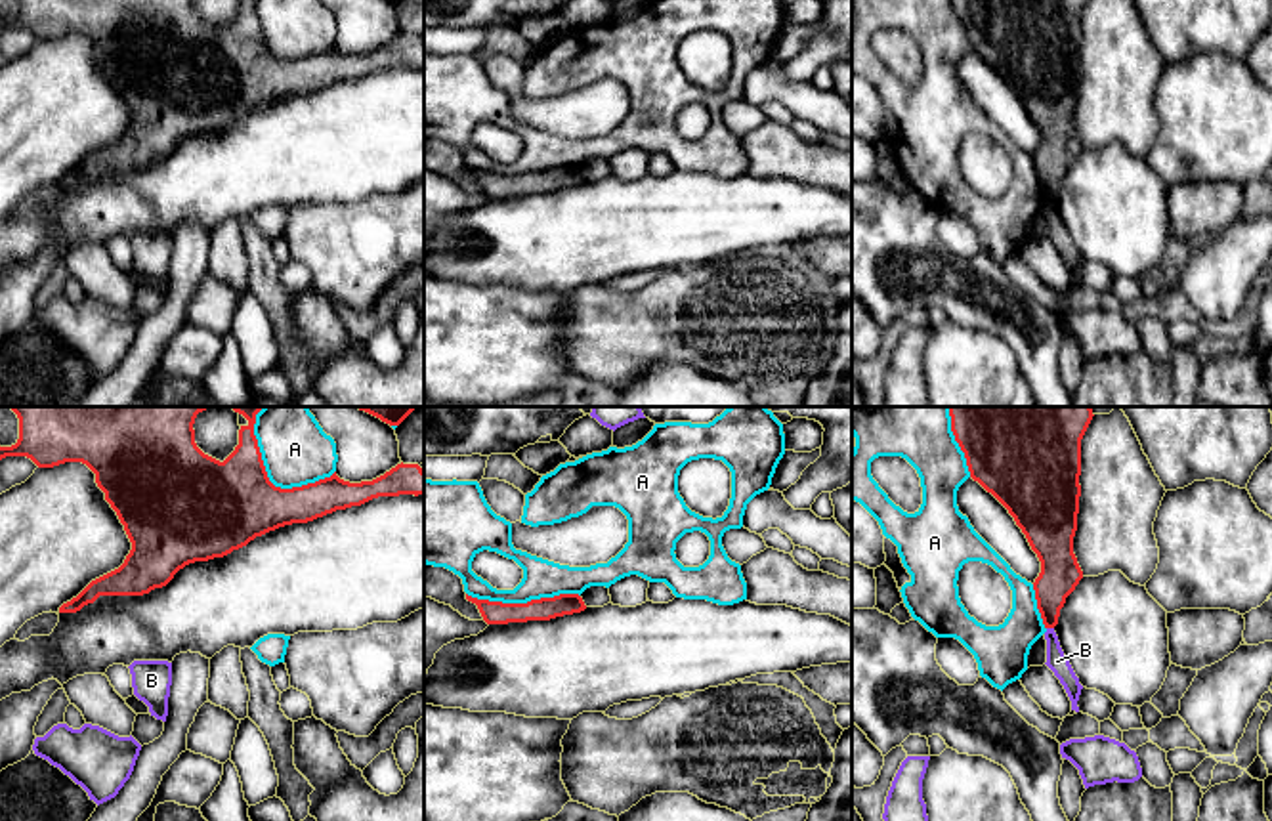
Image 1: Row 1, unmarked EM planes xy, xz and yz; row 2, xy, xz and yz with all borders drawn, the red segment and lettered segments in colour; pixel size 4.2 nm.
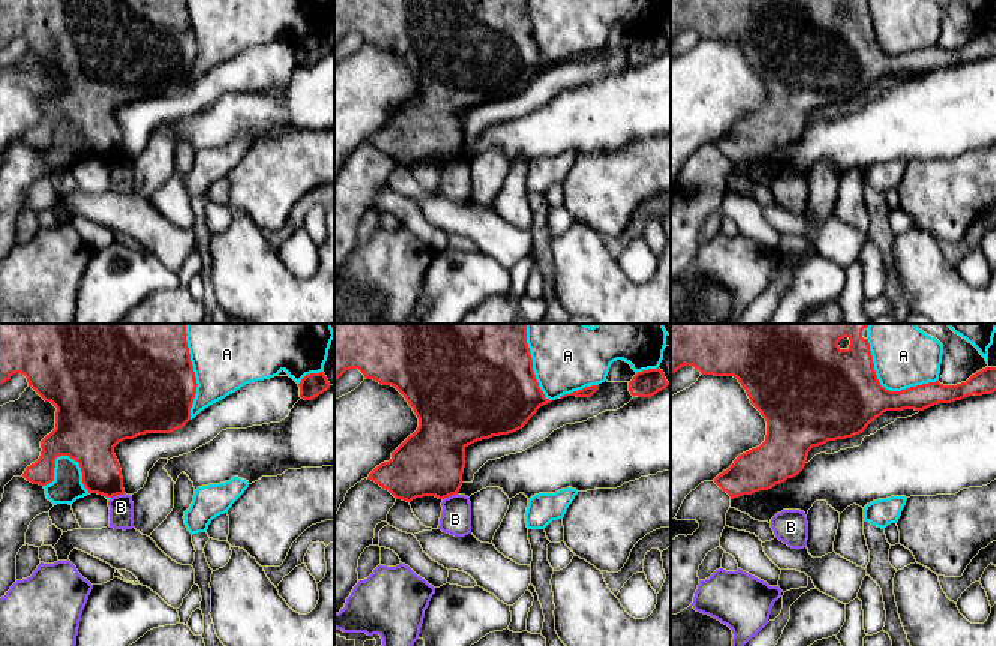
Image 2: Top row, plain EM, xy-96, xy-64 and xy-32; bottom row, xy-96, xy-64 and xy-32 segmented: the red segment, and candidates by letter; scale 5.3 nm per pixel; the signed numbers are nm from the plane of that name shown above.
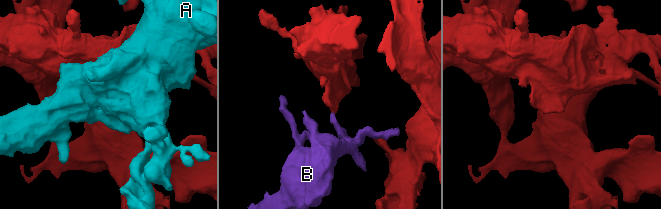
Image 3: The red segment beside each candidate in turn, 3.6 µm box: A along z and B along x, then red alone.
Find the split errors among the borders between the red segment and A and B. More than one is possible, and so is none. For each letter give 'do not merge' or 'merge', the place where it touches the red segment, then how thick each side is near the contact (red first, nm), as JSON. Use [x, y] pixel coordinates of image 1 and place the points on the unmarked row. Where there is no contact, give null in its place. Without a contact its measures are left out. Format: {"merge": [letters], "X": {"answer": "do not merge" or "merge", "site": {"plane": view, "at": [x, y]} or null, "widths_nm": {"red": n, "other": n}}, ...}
{"merge": [], "A": {"answer": "do not merge", "site": {"plane": "xy", "at": [277, 60]}, "widths_nm": {"red": 380, "other": 260}}, "B": {"answer": "do not merge", "site": {"plane": "yz", "at": [1051, 199]}, "widths_nm": {"red": 170, "other": 90}}}

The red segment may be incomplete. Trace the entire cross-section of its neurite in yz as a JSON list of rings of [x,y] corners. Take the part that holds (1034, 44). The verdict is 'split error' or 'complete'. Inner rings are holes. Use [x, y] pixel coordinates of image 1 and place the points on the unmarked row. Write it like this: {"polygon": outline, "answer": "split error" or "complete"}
{"polygon": [[[951,0],[965,25],[970,50],[1014,90],[1041,134],[1033,155],[1045,200],[1058,197],[1066,170],[1083,151],[1073,126],[1081,69],[1081,11],[1087,0]]], "answer": "complete"}

